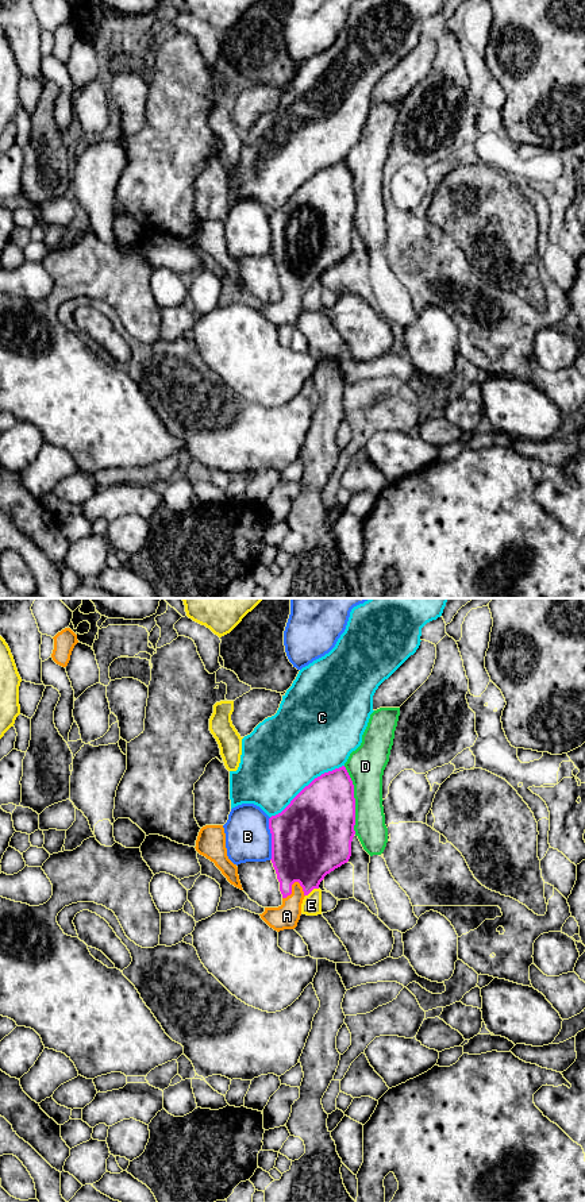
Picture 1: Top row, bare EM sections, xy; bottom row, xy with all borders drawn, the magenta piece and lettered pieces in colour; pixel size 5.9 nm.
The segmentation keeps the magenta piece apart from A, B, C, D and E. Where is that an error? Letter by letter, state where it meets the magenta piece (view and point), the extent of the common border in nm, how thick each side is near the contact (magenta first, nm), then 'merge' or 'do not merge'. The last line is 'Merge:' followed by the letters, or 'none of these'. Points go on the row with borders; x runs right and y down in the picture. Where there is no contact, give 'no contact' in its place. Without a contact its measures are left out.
A: xy (291, 890) | 140 nm | 380/150 nm | merge
B: xy (272, 839) | 260 nm | 460/280 nm | do not merge
C: xy (308, 785) | 550 nm | 440/460 nm | do not merge
D: xy (354, 800) | 420 nm | 420/220 nm | do not merge
E: xy (311, 890) | 90 nm | 400/120 nm | do not merge
Merge: A

